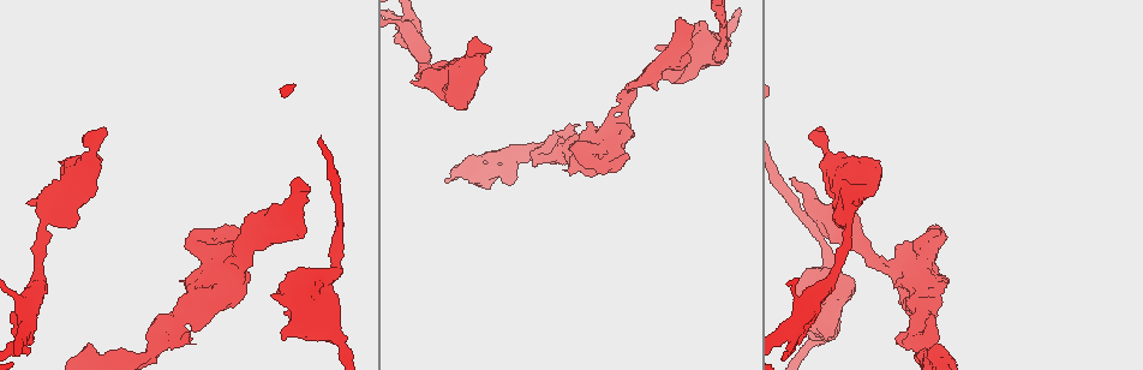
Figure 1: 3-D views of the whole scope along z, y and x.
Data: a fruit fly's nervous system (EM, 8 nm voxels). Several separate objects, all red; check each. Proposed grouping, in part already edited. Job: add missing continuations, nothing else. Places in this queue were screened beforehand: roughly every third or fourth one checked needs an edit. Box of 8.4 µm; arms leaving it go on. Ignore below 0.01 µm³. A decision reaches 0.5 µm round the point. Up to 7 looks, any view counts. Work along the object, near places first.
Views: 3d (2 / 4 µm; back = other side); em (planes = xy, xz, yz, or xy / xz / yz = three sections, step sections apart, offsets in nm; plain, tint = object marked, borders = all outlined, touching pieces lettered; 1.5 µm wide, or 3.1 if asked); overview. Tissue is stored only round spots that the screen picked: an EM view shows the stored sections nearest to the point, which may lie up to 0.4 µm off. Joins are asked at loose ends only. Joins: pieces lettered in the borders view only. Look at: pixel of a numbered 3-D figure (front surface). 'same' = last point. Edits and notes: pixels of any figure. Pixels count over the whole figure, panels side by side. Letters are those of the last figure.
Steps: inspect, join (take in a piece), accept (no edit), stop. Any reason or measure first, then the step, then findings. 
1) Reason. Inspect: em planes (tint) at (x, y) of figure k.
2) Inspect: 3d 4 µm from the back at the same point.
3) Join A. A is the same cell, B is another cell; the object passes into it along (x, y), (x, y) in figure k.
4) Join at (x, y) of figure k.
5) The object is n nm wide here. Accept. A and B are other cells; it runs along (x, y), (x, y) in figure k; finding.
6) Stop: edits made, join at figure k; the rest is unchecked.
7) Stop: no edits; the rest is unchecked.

Branch stops here. Inspect: 3d 4 µm from the back at (910, 244) of figure 1.

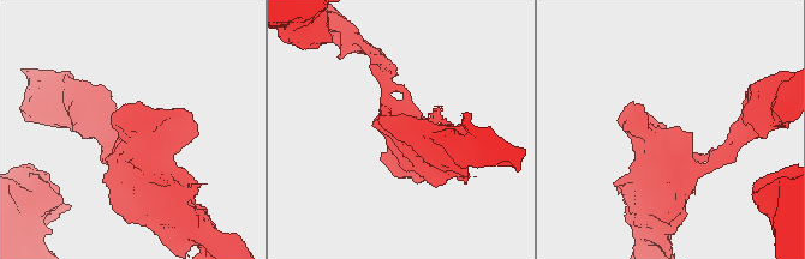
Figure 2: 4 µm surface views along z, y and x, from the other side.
Inspect: em 3.1 µm planes (borders) at (123, 134) of figure 2.

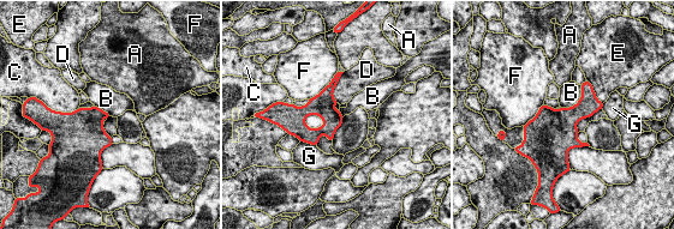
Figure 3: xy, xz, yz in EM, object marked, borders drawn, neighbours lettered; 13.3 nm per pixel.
The object is 260 nm wide here. Accept. A, B, C, D, E, F and G are other cells; a border runs along (582, 85), (582, 97), (561, 108) in figure 3; no lettered piece goes on from it.

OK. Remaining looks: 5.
Branch stops here. Inspect: em planes (borders) at (818, 127) of figure 1.

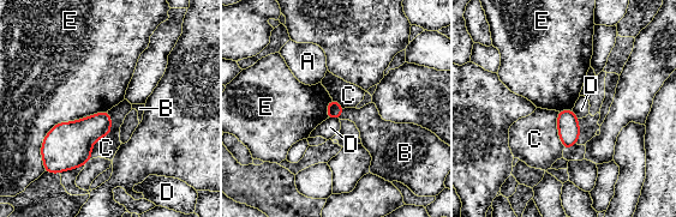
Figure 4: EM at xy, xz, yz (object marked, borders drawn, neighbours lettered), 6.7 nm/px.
Accept. A, B, C, D and E are other cells; a border runs along (107, 110), (58, 122), (42, 166) in figure 4; none of them fits.

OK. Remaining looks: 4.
Inspect: em planes (borders) at (685, 23) of figure 1.

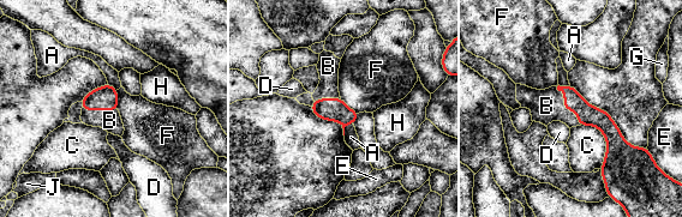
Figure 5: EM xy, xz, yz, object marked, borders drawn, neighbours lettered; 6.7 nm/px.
The object is 130 nm wide here. Join at (546, 106) of figure 5. B is the same cell, A, C, D, E, F, G, H and J are other cells; the object passes into it along (586, 114), (564, 108), (546, 106) in figure 5; it goes on there.

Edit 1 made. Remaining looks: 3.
Stop: edits made, join at figure 5; the rest is unchecked.

